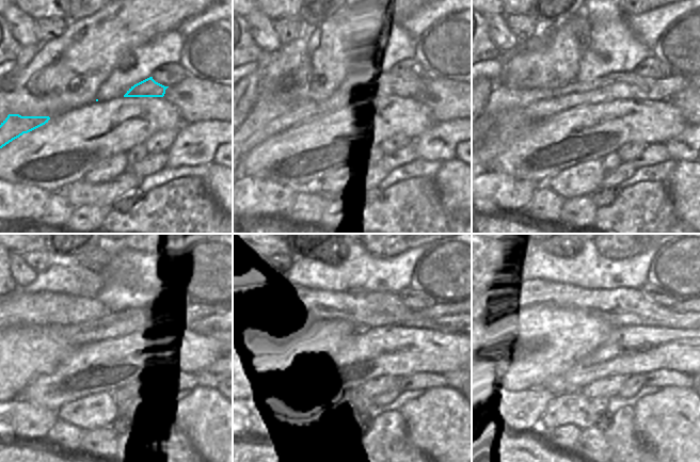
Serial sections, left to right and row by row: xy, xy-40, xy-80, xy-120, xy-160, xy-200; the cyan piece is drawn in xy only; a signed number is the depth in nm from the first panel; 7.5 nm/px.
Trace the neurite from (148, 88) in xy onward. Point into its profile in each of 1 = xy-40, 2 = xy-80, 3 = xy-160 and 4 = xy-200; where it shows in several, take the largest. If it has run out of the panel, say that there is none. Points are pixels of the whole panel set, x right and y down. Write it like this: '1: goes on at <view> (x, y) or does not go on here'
1: goes on at xy-40 (271, 114)
2: goes on at xy-80 (509, 112)
3: goes on at xy-160 (438, 309)
4: goes on at xy-200 (688, 305)

